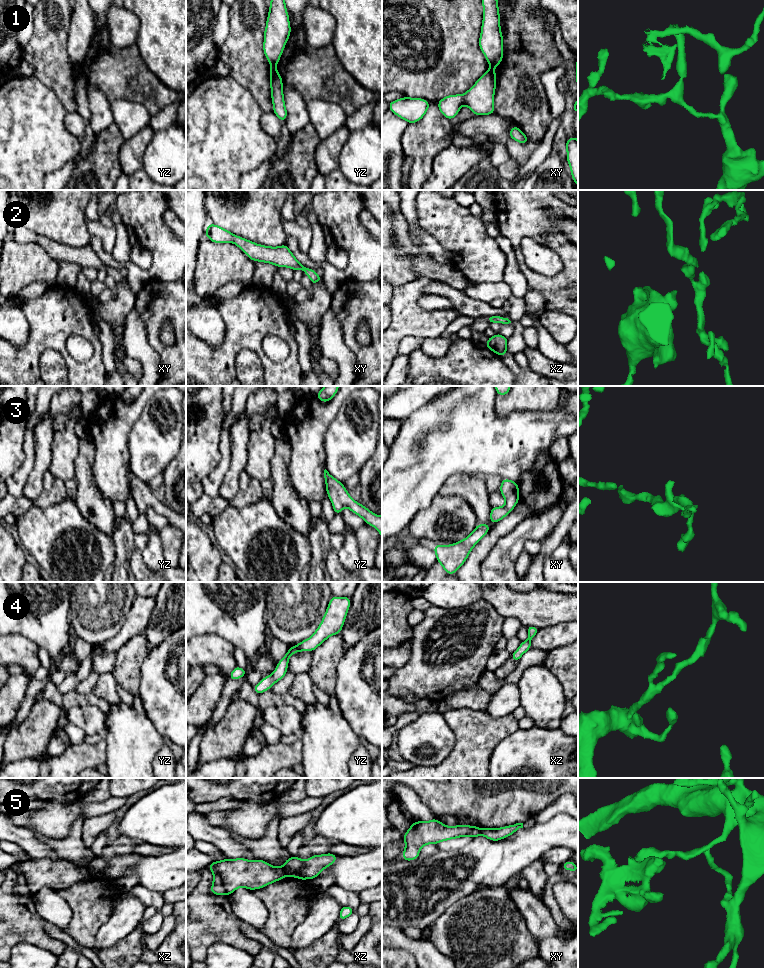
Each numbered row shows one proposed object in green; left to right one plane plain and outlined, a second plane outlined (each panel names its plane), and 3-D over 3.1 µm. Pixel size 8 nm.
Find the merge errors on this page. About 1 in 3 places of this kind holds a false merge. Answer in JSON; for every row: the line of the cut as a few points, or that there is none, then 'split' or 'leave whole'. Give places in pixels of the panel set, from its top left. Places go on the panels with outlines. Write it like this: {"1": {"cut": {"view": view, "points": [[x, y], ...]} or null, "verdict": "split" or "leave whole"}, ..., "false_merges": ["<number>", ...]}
{"1": {"cut": {"view": "yz", "points": [[272, 64], [274, 66]]}, "verdict": "split"}, "2": {"cut": null, "verdict": "leave whole"}, "3": {"cut": null, "verdict": "leave whole"}, "4": {"cut": null, "verdict": "leave whole"}, "5": {"cut": {"view": "xz", "points": [[282, 867], [287, 874]]}, "verdict": "split"}, "false_merges": ["1", "5"]}

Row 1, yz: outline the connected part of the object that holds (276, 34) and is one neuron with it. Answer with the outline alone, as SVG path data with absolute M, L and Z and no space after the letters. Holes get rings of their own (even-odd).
M271 0L263 44L264 54L271 65L277 65L290 32L285 0Z

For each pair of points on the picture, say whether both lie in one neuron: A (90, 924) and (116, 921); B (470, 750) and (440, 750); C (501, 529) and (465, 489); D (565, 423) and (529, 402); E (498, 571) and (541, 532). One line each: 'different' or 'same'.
A: different
B: different
C: different
D: different
E: same

